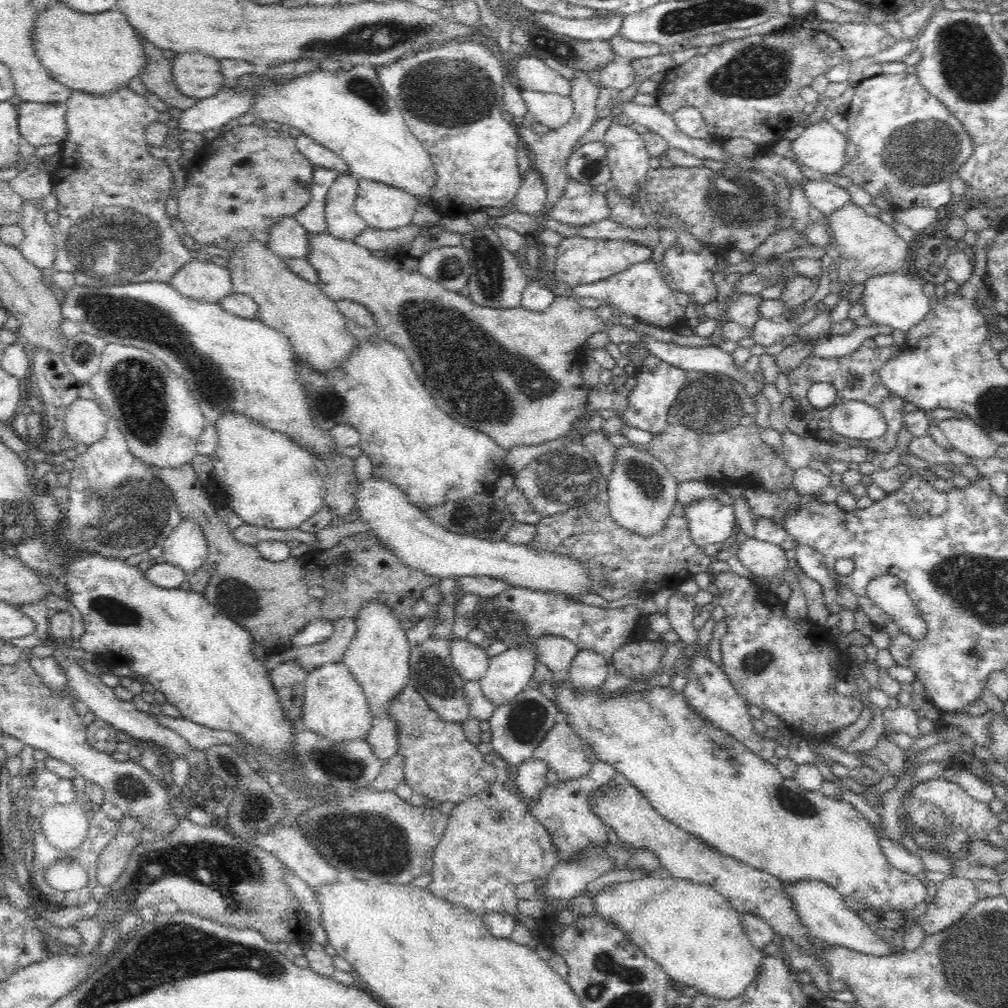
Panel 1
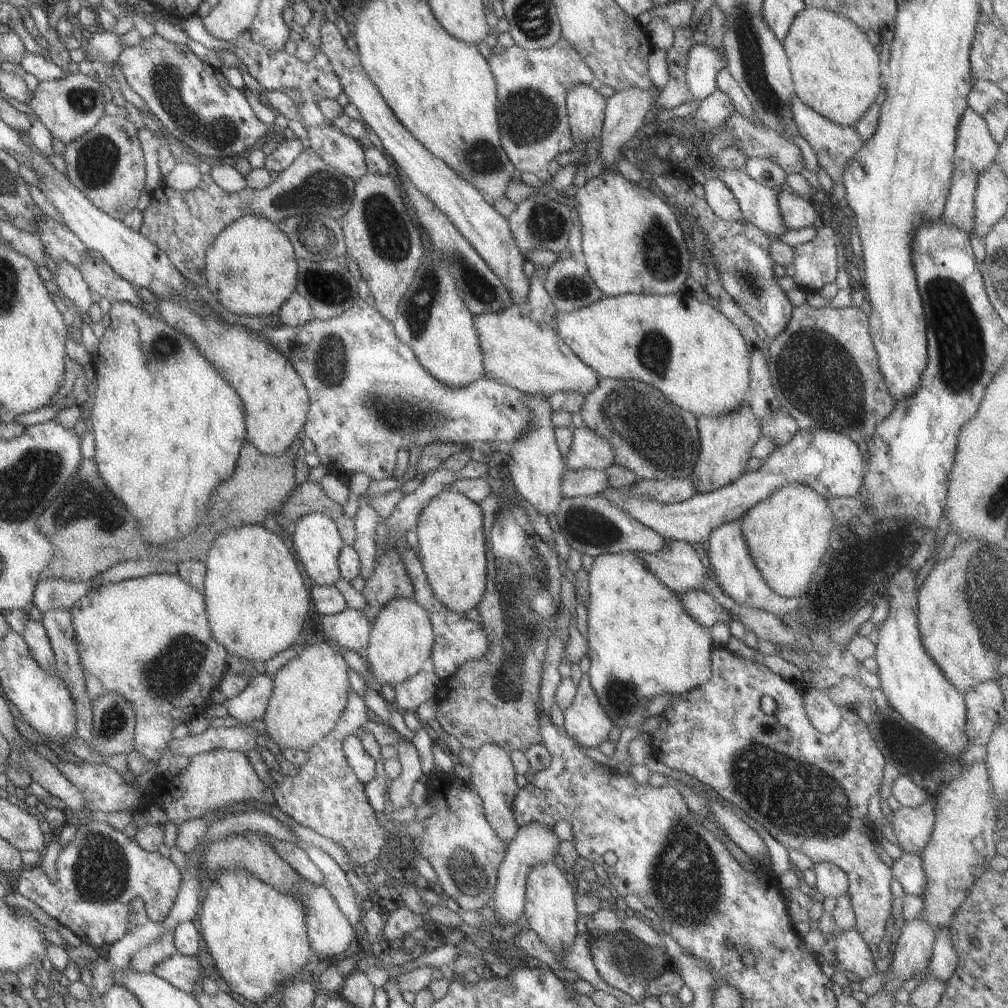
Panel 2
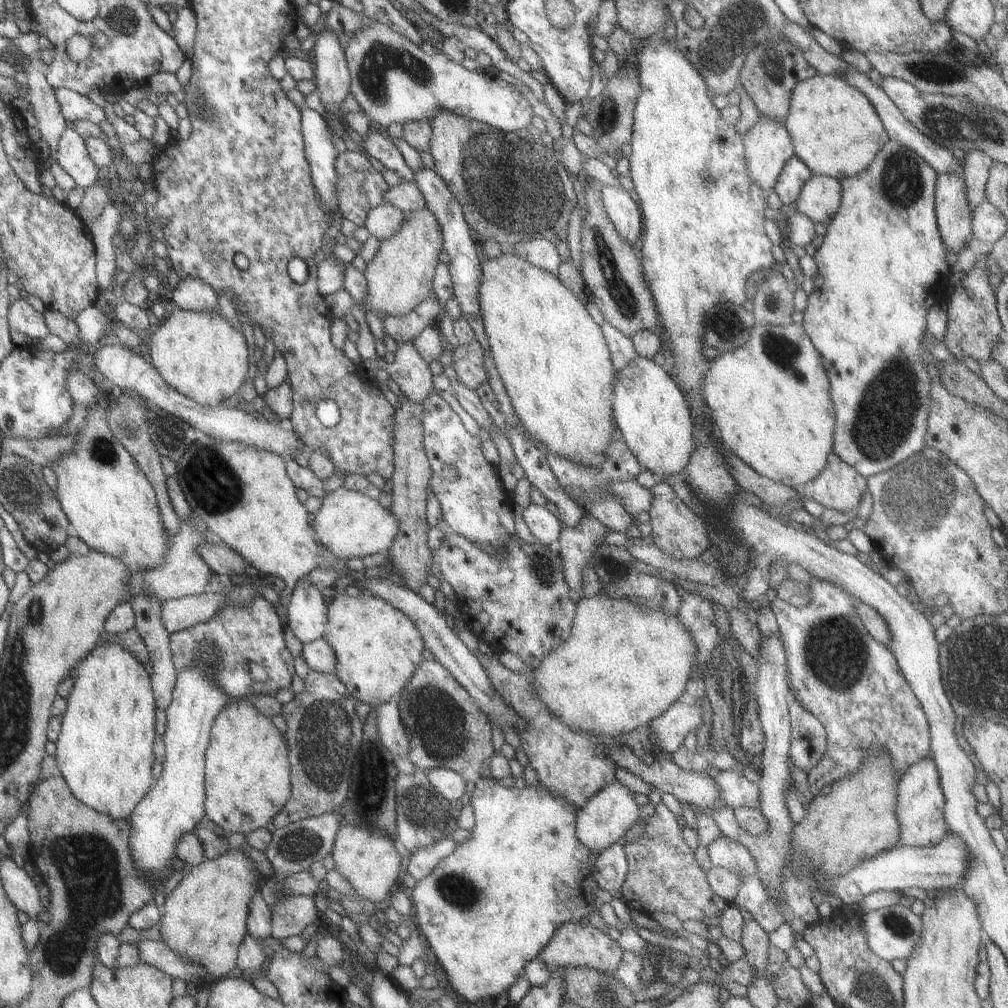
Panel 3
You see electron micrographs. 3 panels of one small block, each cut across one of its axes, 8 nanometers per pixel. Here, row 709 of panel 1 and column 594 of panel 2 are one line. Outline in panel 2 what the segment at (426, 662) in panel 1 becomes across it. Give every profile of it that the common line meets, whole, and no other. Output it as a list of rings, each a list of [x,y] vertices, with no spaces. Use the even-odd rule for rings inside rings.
[[[586,426],[573,427],[569,452],[563,458],[563,466],[569,470],[607,469],[613,464],[613,450],[607,440],[593,434]]]

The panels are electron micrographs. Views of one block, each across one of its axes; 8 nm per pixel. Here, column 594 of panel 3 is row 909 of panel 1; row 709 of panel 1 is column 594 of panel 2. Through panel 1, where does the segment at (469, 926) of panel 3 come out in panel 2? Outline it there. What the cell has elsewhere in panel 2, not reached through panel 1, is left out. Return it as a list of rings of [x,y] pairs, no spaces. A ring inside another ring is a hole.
[[[636,552],[601,553],[587,571],[587,641],[590,666],[587,678],[591,690],[613,726],[620,730],[638,728],[647,718],[645,706],[660,694],[678,695],[701,686],[710,675],[713,649],[708,628],[697,624],[681,606],[677,593],[655,580]]]

